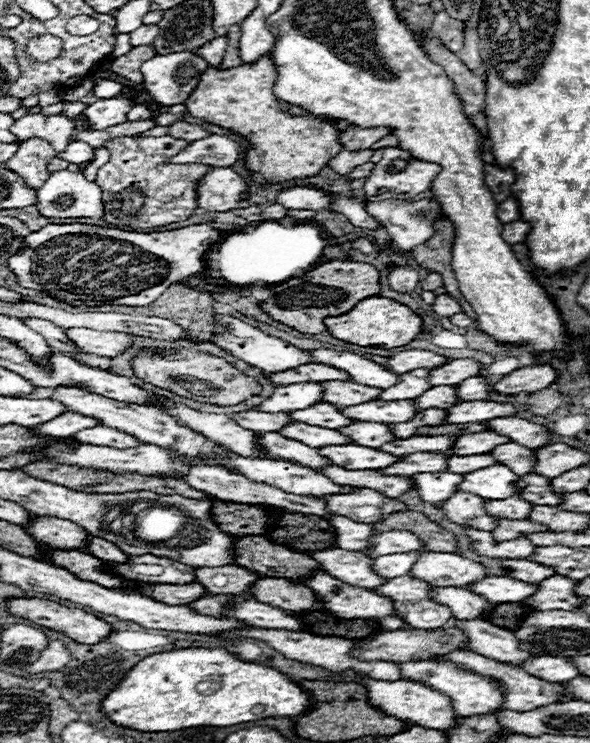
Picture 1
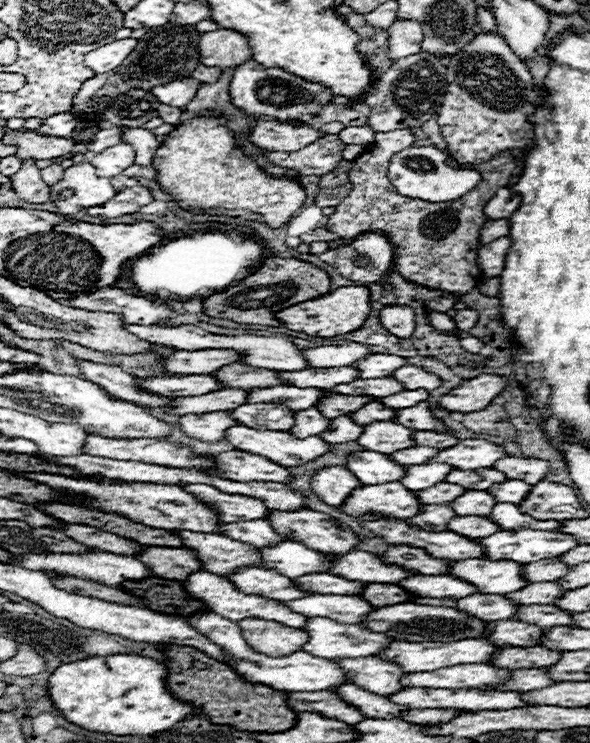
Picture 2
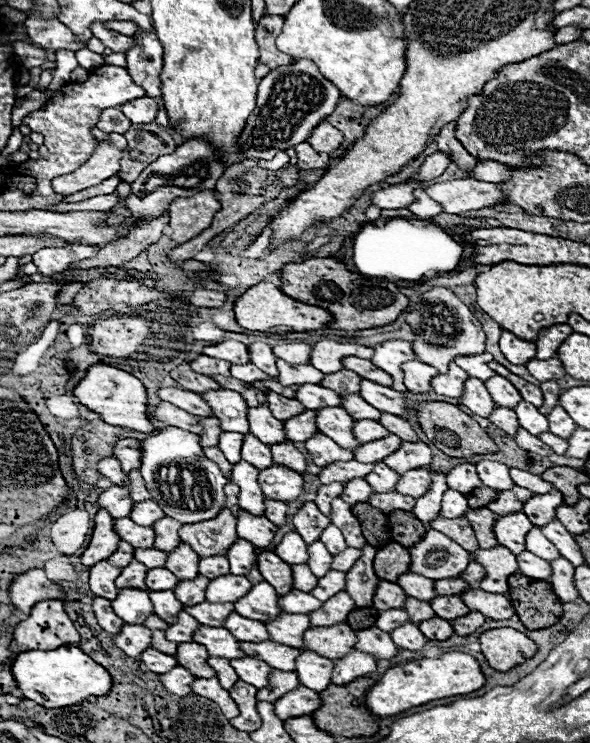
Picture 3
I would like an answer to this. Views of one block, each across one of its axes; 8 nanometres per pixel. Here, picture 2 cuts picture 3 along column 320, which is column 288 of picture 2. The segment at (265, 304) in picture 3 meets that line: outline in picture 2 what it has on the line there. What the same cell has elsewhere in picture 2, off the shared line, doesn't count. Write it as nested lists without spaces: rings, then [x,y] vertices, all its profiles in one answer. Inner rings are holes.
[[[342,286],[342,288],[332,290],[326,296],[306,300],[302,304],[294,304],[286,310],[280,310],[280,314],[276,314],[276,318],[280,318],[280,322],[284,322],[284,326],[288,326],[288,330],[296,330],[296,332],[304,332],[304,334],[320,336],[320,338],[332,338],[332,336],[350,334],[354,330],[360,330],[364,326],[366,318],[370,316],[370,312],[372,312],[370,288]]]

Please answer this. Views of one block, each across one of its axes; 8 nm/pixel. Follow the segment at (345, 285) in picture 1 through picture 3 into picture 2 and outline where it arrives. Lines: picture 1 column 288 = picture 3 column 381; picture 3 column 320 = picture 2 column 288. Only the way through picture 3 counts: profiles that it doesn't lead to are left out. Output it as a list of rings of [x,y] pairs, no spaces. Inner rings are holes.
[[[266,258],[260,270],[244,278],[238,286],[230,286],[226,292],[216,292],[204,298],[204,312],[214,318],[230,318],[238,324],[280,326],[276,312],[328,294],[330,282],[330,276],[310,262],[296,258]]]

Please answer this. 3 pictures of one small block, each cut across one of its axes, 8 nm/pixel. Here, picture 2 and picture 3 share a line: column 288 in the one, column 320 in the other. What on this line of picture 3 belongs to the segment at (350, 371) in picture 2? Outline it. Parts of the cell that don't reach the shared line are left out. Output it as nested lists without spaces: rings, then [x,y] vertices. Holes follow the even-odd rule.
[[[278,360],[278,380],[282,386],[292,386],[292,384],[320,384],[324,374],[316,370],[312,364],[288,364],[284,360]]]

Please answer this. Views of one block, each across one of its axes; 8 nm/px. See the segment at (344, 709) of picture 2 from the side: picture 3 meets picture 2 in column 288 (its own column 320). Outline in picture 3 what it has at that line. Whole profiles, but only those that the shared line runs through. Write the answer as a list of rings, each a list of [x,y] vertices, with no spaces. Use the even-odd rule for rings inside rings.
[[[298,686],[298,690],[288,692],[274,704],[276,706],[274,712],[280,720],[288,720],[288,718],[312,714],[320,708],[320,704],[322,704],[322,698],[318,692],[308,690],[306,686]]]

